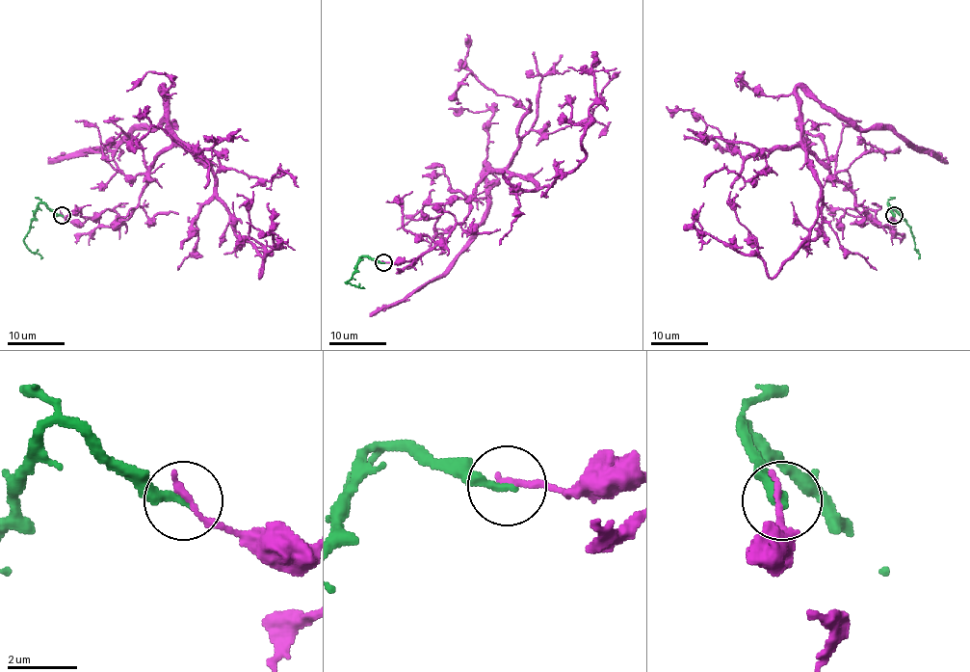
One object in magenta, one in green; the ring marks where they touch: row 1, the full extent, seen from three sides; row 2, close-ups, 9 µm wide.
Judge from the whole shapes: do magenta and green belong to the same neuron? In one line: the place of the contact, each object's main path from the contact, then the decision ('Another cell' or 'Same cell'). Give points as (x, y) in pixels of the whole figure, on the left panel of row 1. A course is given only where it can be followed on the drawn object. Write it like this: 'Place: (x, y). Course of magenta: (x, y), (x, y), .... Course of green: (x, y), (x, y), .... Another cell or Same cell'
Place: (62, 215). Course of magenta: (61, 214), (119, 225), (151, 163), (185, 146), (263, 258), (261, 277), (274, 246), (266, 202). Course of green: (61, 216), (57, 216), (42, 202), (39, 204), (36, 219), (24, 240), (28, 249), (42, 258). Another cell

